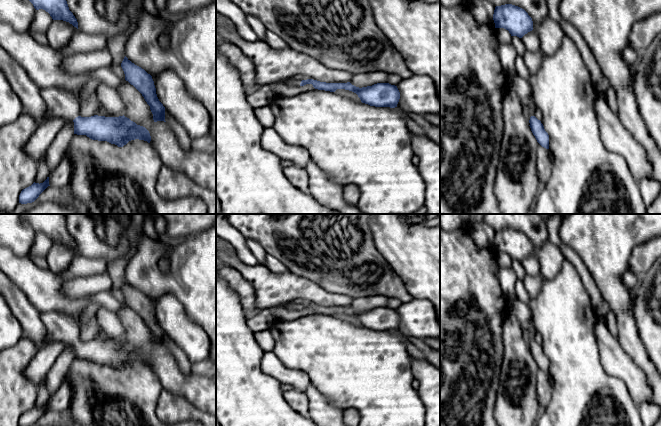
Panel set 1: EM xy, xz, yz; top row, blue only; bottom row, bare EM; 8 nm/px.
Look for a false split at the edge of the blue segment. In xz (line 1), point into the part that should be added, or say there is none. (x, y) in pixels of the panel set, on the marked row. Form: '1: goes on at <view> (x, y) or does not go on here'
1: goes on at xz (290, 81)

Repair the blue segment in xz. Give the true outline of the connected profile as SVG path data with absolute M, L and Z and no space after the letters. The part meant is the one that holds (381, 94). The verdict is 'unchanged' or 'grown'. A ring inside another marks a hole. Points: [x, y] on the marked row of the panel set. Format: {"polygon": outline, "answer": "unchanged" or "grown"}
{"polygon": "M293 78L283 80L284 83L292 86L304 86L312 84L315 89L335 92L337 89L352 91L358 95L362 103L375 107L395 108L400 99L400 92L395 85L389 83L377 83L367 87L356 87L350 82L347 83L326 83L313 79L296 80Z", "answer": "grown"}

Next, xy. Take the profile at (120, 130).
{"polygon": "M40 89L40 94L52 115L74 122L74 134L86 135L92 140L107 141L118 147L123 147L135 139L148 143L151 141L150 133L145 127L137 125L124 115L81 117L77 97L63 89Z", "answer": "grown"}

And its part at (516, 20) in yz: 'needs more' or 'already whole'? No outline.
already whole

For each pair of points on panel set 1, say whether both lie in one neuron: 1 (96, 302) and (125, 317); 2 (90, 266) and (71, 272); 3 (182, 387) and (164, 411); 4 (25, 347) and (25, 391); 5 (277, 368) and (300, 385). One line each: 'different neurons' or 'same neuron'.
1: different neurons
2: same neuron
3: different neurons
4: same neuron
5: same neuron

